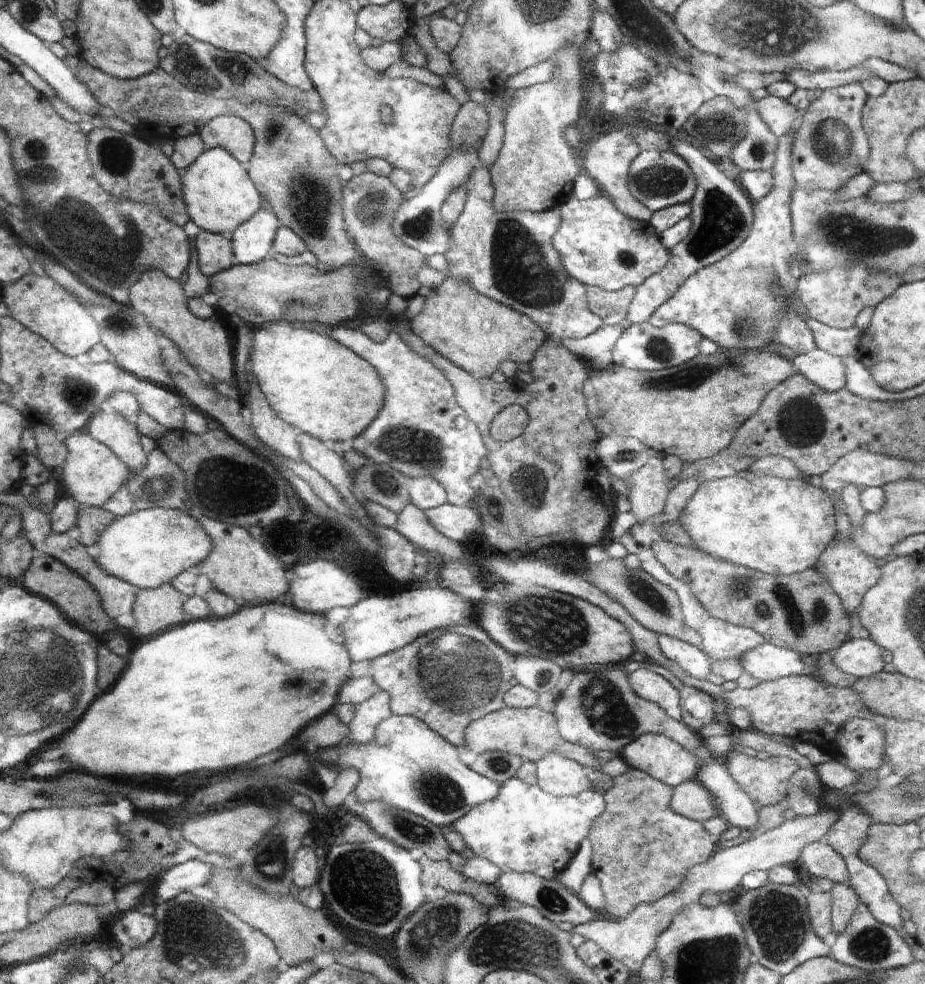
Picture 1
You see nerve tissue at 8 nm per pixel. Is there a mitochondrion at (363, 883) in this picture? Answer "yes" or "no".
yes

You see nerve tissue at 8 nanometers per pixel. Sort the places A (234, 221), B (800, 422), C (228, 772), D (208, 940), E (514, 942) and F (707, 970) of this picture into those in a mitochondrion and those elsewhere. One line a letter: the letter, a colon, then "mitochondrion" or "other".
A: other
B: mitochondrion
C: other
D: mitochondrion
E: mitochondrion
F: mitochondrion

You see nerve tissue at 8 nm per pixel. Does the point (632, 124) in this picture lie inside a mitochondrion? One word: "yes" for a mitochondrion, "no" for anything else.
no

